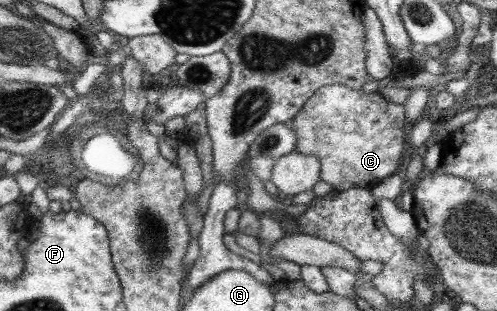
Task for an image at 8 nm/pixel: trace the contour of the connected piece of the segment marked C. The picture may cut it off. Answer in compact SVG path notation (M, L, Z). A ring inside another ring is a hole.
M341 84L325 85L307 101L289 123L297 135L297 153L316 156L321 162L320 180L329 183L334 190L371 189L381 184L387 177L396 174L397 167L405 151L405 106L389 103L378 91L365 93L361 89L351 89Z

